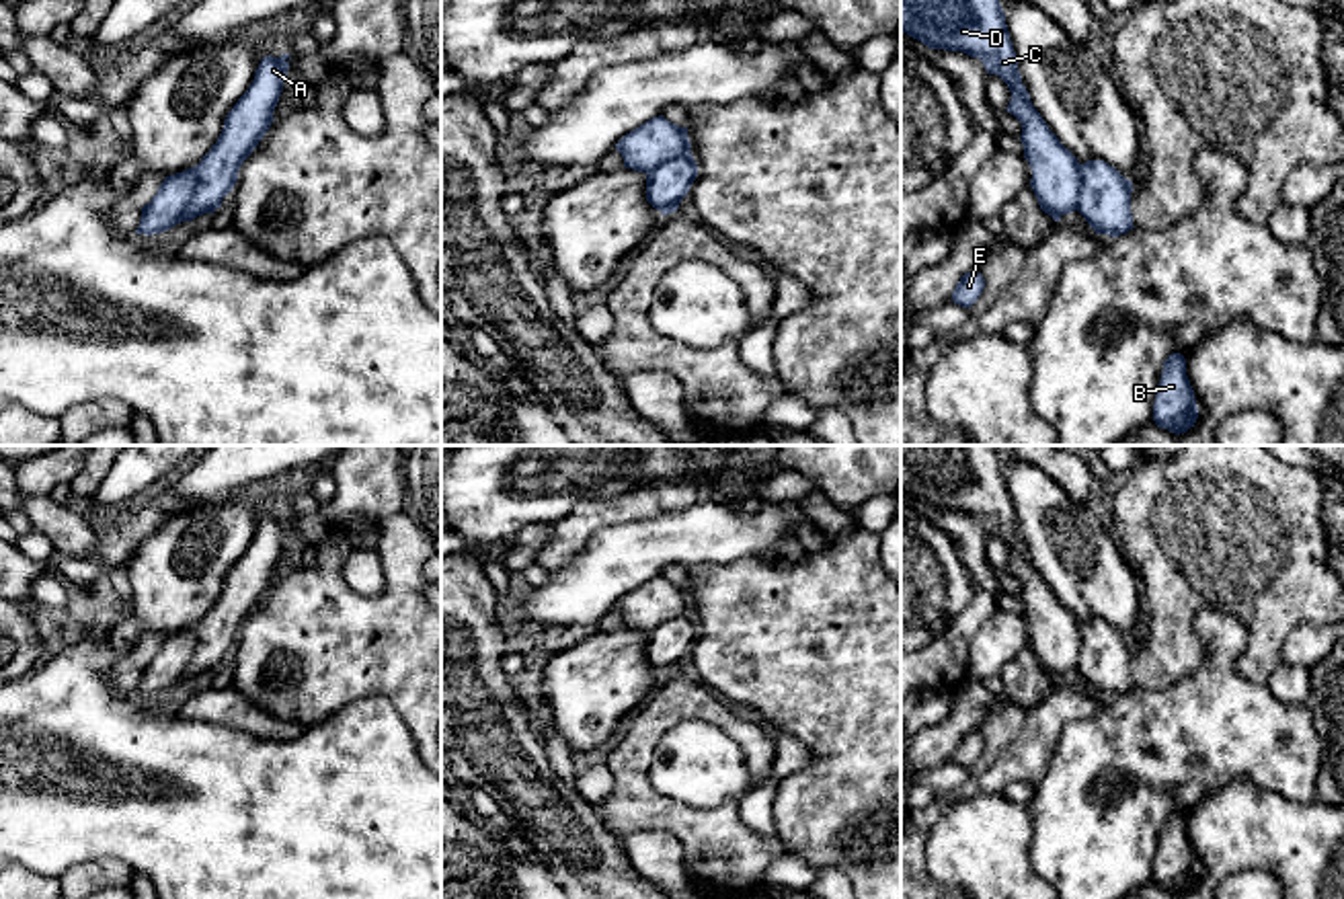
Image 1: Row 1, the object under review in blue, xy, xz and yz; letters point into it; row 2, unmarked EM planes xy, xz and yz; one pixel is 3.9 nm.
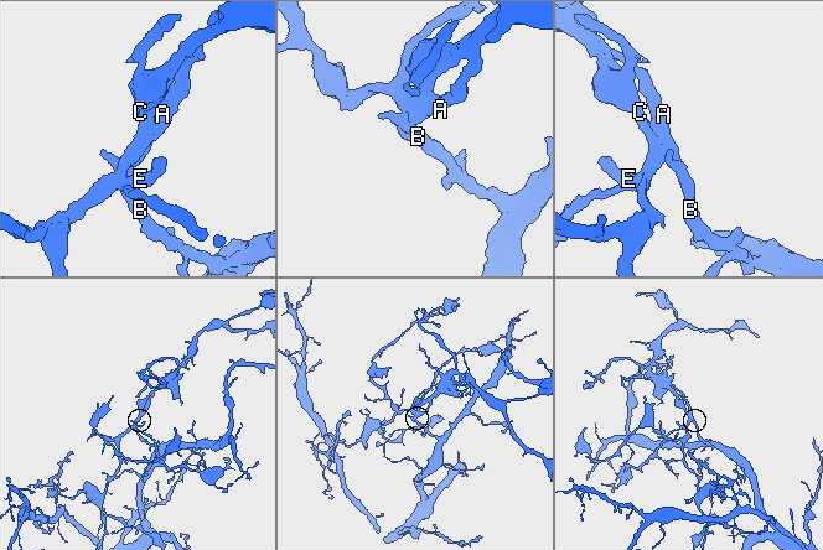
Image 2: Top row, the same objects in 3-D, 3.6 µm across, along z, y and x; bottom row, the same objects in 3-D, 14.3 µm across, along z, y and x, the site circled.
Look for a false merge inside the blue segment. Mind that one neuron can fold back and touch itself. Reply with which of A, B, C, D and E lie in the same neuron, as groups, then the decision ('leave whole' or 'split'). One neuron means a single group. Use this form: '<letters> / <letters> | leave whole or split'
A B / C D E | split

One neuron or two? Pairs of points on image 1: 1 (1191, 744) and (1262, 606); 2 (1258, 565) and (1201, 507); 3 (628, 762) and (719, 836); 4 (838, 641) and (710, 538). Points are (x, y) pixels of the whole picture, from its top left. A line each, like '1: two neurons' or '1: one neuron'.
1: two neurons
2: one neuron
3: one neuron
4: two neurons

